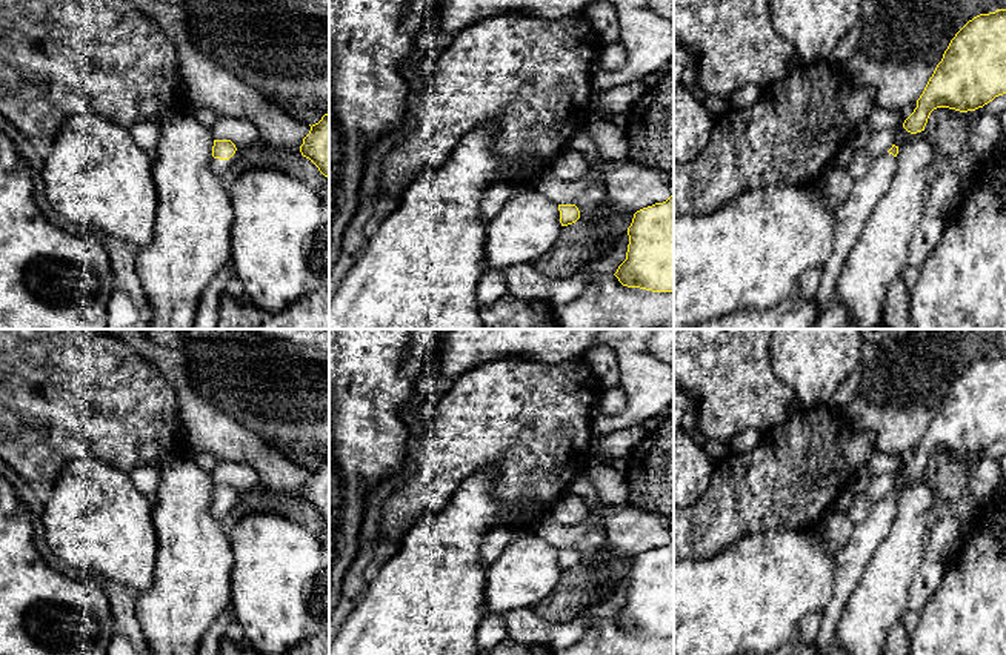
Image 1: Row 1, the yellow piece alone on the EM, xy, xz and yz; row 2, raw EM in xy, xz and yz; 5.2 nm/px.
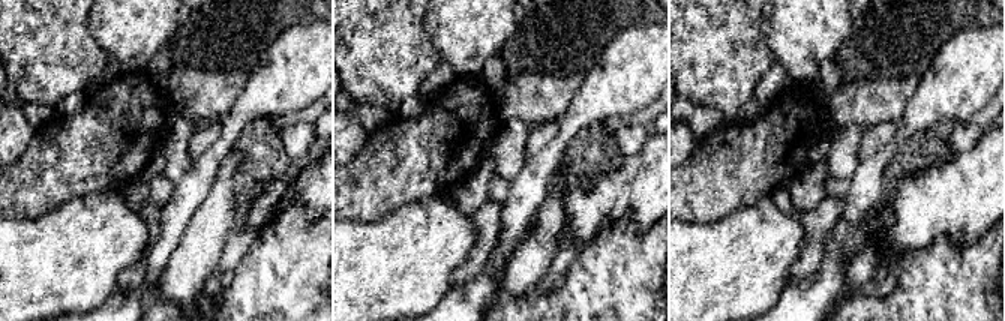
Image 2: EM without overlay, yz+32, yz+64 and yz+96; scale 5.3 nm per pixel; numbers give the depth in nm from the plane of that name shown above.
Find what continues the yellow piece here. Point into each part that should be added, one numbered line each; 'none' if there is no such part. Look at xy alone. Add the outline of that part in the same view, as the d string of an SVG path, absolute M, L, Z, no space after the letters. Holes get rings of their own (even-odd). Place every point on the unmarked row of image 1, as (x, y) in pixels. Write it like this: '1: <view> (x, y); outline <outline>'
1: xy (219, 511); outline M238 494L229 504L220 504L212 501L212 506L211 506L211 514L217 518L217 521L223 524L228 534L231 530L231 524L228 523L228 515L231 514L231 510L237 503L238 503Z

